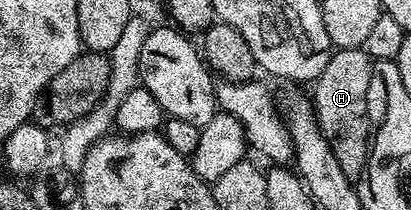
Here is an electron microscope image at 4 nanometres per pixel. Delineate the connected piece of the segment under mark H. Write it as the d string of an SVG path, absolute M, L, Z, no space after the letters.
M360 47L333 50L332 56L326 61L326 69L322 69L322 73L314 81L313 87L316 88L310 91L310 98L320 131L326 137L334 157L338 157L338 165L342 165L342 173L346 173L346 177L353 181L359 180L365 174L368 166L370 112L366 105L366 93L370 89L373 62L373 59L368 56L367 51Z

